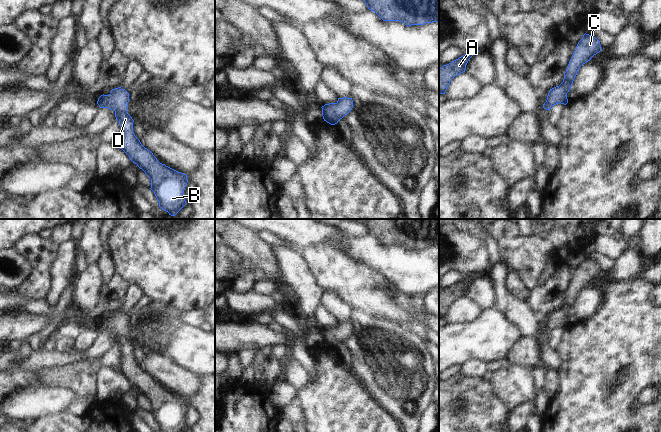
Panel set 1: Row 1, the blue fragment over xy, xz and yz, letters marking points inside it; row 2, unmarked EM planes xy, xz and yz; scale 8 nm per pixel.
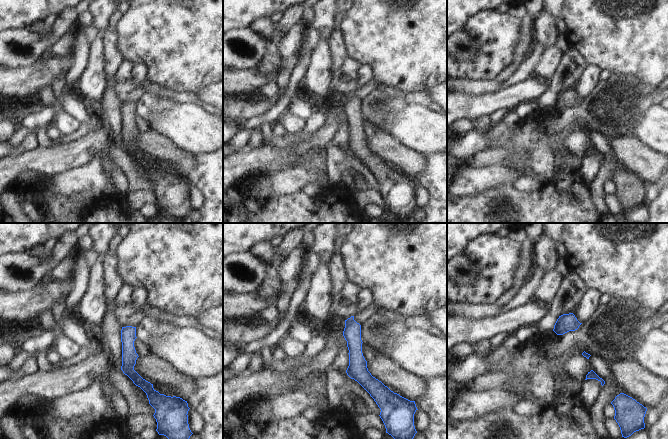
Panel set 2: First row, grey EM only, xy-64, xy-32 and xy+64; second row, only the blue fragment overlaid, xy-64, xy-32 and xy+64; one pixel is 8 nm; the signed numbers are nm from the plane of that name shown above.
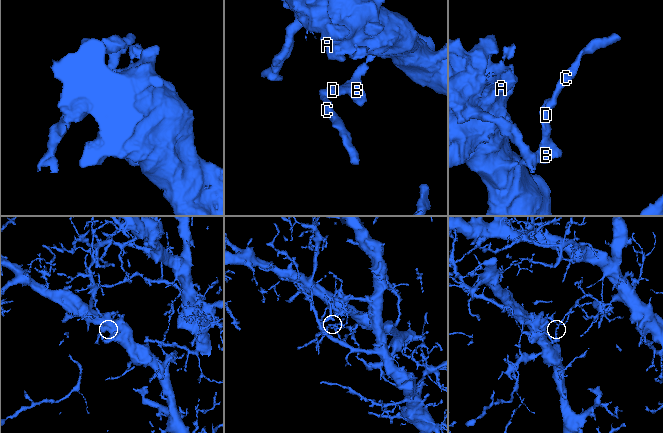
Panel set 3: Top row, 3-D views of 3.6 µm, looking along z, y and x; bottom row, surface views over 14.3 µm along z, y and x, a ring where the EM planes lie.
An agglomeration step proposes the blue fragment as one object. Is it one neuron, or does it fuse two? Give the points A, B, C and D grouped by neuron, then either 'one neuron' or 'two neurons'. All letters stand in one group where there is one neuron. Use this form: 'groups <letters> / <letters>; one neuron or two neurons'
groups A B C D; one neuron

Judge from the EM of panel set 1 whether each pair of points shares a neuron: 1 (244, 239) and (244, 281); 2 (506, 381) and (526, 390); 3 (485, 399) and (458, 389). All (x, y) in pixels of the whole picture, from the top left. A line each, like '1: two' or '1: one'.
1: two
2: one
3: one

